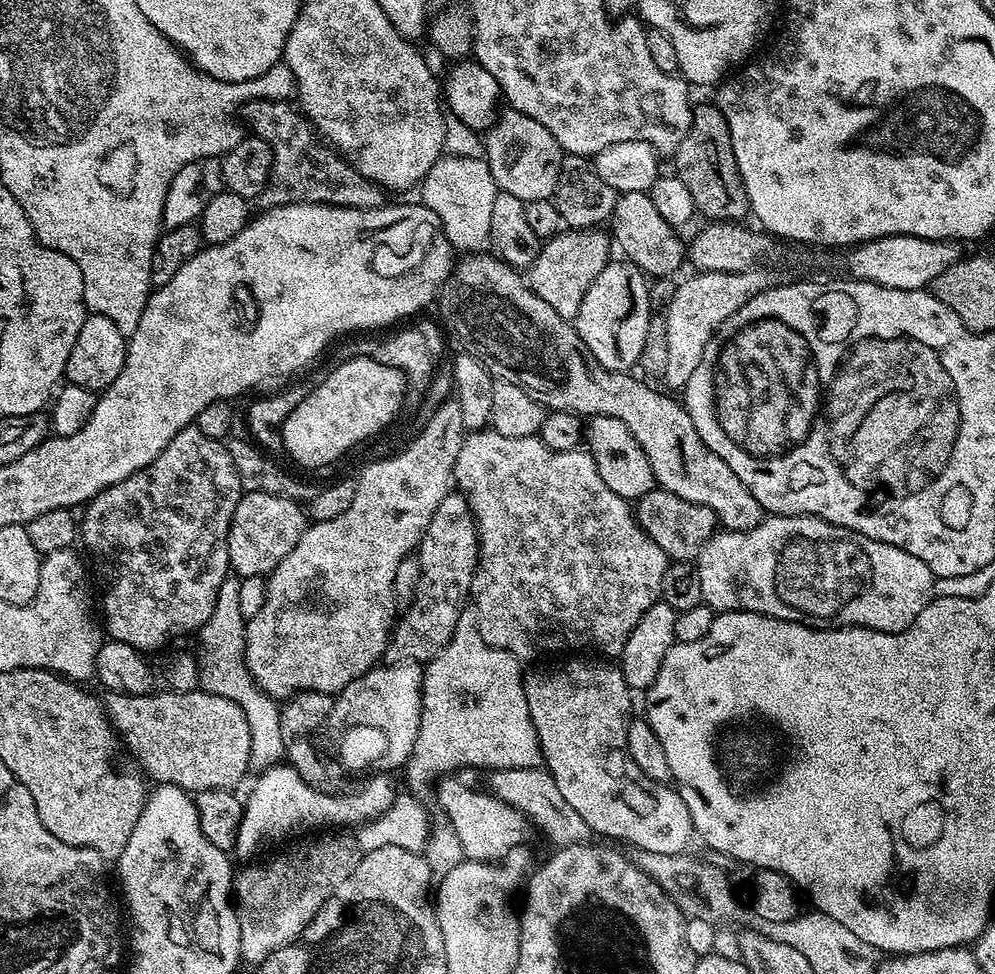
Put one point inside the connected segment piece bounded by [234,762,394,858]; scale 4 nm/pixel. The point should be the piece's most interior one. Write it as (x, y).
(281, 805)

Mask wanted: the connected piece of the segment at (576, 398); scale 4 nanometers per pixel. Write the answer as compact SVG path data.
M487 251L470 252L455 261L452 269L452 275L447 284L442 289L442 295L439 297L438 305L444 311L444 316L456 328L464 328L468 324L468 320L472 320L472 340L478 347L484 348L483 355L487 357L493 365L501 364L505 368L505 373L511 374L516 383L521 384L525 390L531 392L537 402L545 409L553 412L574 412L581 418L591 418L593 416L609 416L610 418L618 418L628 427L630 434L642 446L642 450L646 454L646 458L650 462L650 470L652 471L653 481L659 487L664 488L670 494L678 494L678 498L682 498L686 502L694 502L700 506L710 506L710 510L714 510L717 521L729 532L745 532L754 526L758 526L760 521L764 519L766 510L758 502L758 498L754 498L754 494L750 494L750 490L746 490L746 486L742 486L742 478L738 478L738 474L734 474L734 470L730 470L730 466L726 466L726 462L722 462L722 458L718 458L718 454L714 454L714 450L710 450L706 446L706 442L702 442L702 438L698 434L698 430L694 426L694 422L690 418L687 407L683 403L680 404L672 396L663 396L656 388L651 388L651 383L634 381L628 376L627 372L611 372L606 370L601 364L593 362L588 353L584 351L584 343L578 335L575 327L569 321L562 318L562 314L558 314L558 310L553 310L546 302L542 302L542 298L538 298L538 294L534 294L534 290L528 285L527 279L517 269L505 264L499 256L489 254Z

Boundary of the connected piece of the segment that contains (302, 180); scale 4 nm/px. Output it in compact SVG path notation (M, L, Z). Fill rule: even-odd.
M250 100L247 127L272 147L272 173L258 198L265 209L283 204L333 204L339 208L376 208L385 203L386 192L367 180L341 153L324 143L299 107L283 100Z

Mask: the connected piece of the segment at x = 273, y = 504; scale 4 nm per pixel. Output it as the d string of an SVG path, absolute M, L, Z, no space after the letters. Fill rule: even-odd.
M244 492L241 495L238 506L234 510L234 518L230 522L230 534L228 535L228 566L235 575L243 578L250 575L267 577L298 546L298 538L302 538L304 531L308 529L310 517L305 505L298 500L291 500L278 494L262 494L261 492Z

